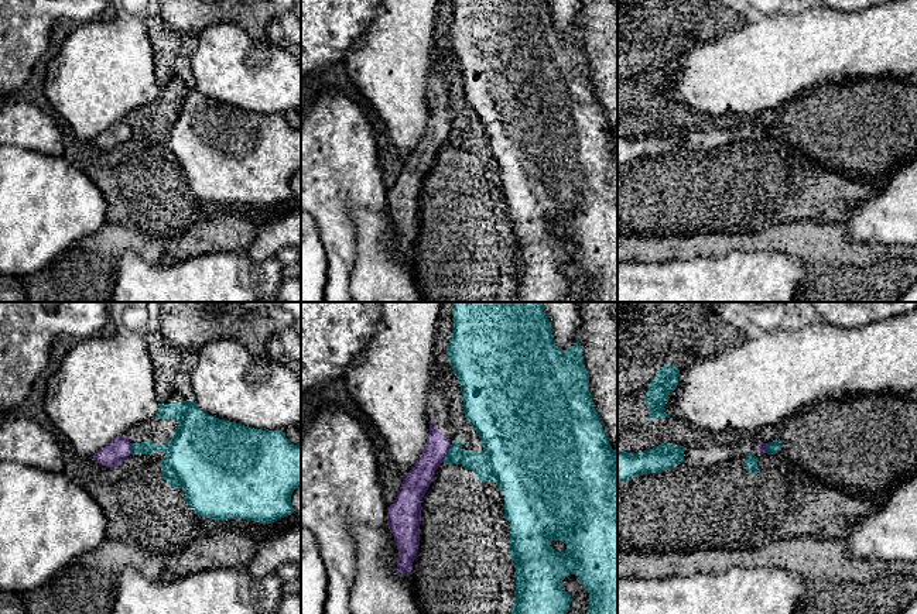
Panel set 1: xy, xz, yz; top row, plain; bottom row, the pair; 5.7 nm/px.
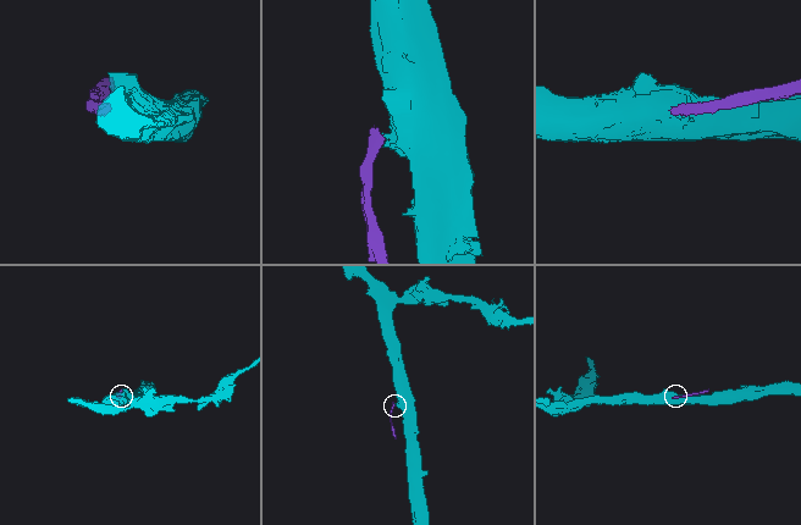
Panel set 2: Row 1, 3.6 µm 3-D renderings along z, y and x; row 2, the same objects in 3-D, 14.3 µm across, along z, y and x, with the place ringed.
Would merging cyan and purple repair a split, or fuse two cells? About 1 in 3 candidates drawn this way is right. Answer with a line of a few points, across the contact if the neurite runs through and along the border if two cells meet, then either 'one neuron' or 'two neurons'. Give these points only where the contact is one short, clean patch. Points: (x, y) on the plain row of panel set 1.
xz (451, 129), (442, 144) | two neurons

